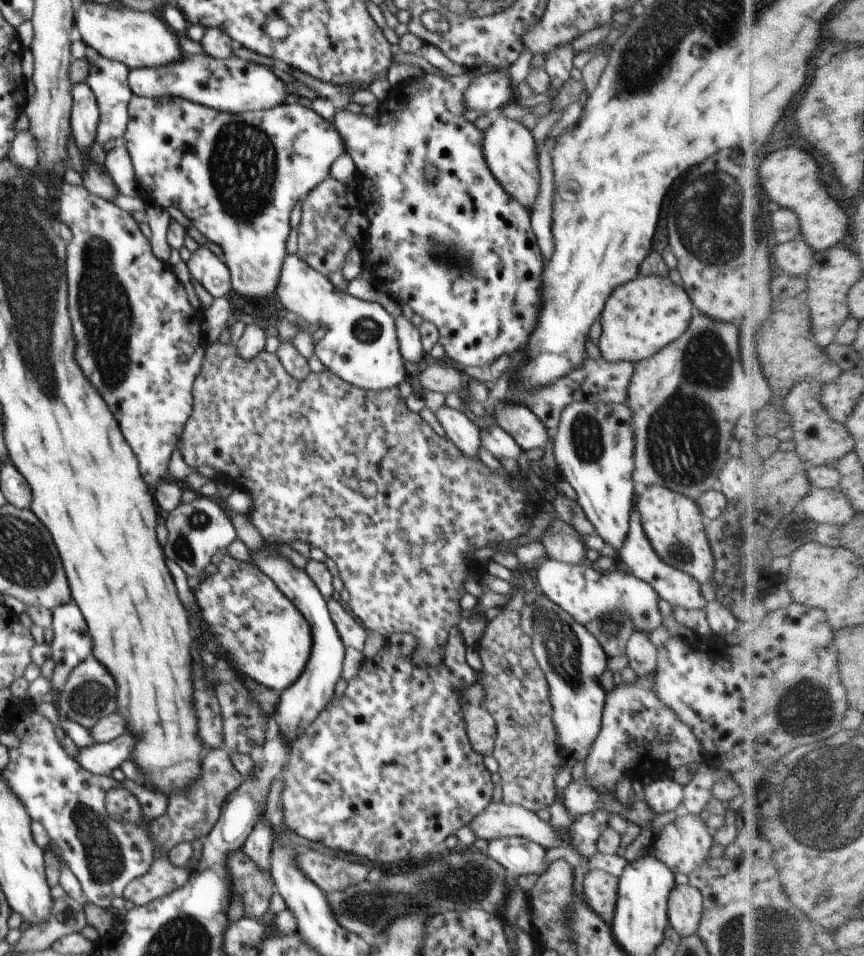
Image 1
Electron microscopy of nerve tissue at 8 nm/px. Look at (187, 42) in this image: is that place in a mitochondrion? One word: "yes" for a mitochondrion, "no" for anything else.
no

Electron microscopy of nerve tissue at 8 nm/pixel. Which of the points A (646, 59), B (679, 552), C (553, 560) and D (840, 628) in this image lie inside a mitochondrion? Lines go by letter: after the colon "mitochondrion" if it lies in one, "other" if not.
A: mitochondrion
B: mitochondrion
C: other
D: other

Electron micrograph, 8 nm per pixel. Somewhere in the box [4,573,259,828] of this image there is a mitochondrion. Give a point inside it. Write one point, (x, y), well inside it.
(84, 700)

